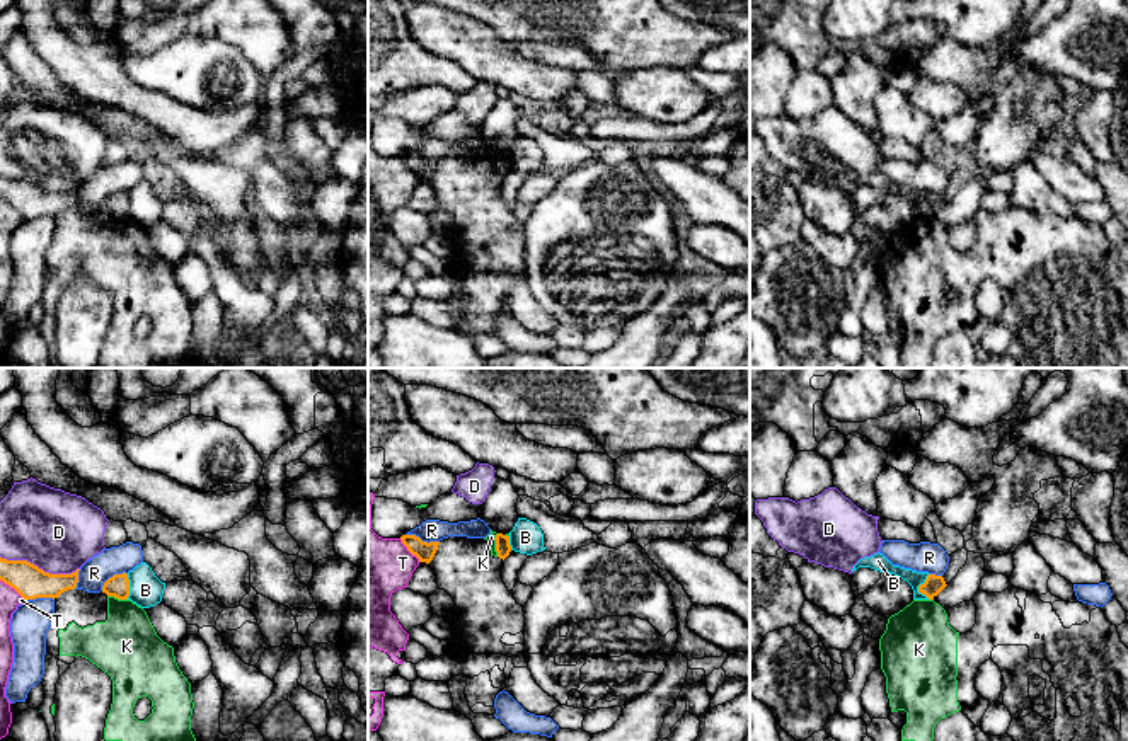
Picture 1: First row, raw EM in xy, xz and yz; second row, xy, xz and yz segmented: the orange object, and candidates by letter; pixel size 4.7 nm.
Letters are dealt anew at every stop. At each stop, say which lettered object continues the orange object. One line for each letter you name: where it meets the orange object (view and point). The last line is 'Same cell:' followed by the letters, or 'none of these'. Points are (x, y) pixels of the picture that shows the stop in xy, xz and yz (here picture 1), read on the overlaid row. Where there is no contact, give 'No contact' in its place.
Same cell: none of these

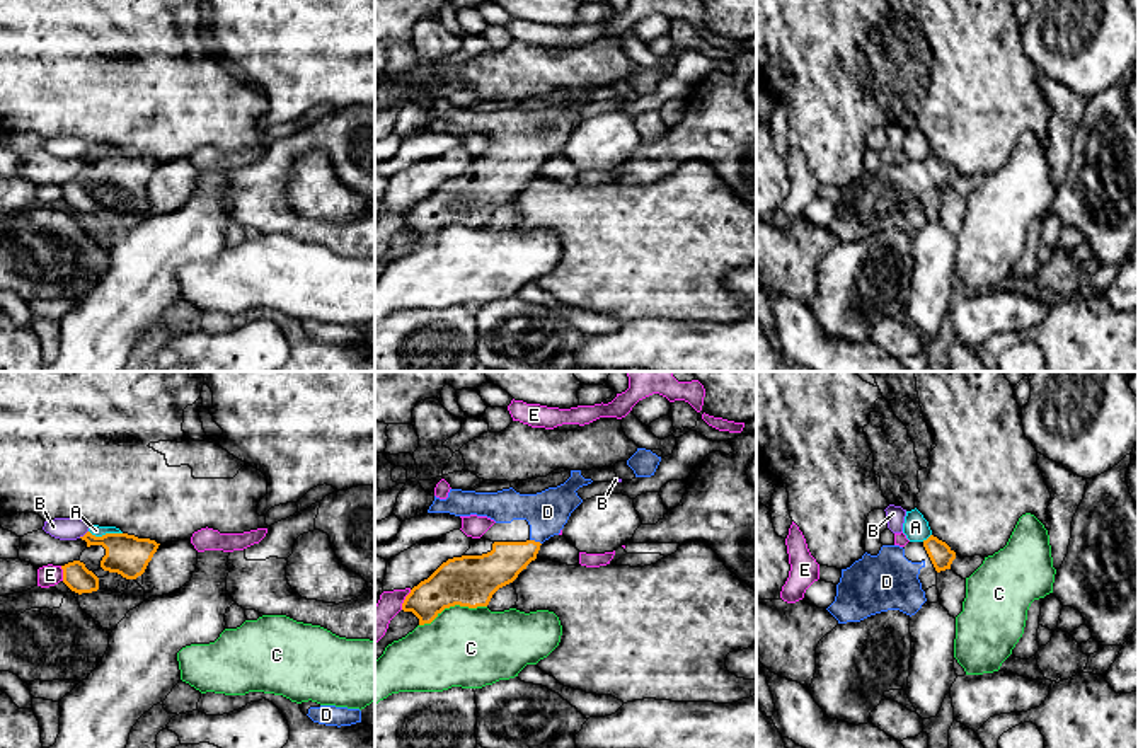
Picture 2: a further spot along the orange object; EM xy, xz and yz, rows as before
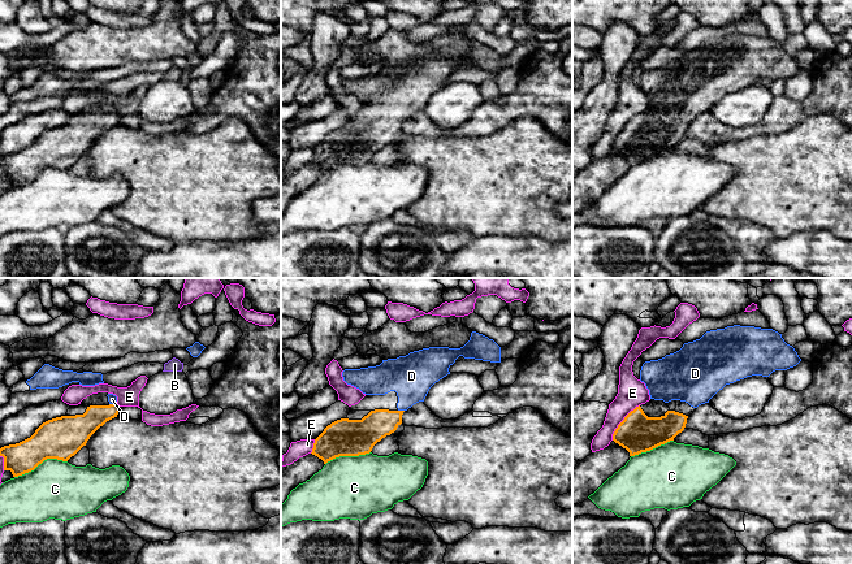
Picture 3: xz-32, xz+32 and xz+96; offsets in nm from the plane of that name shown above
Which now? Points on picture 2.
D: Touches orange at xz (534, 540)
Same cell: D

